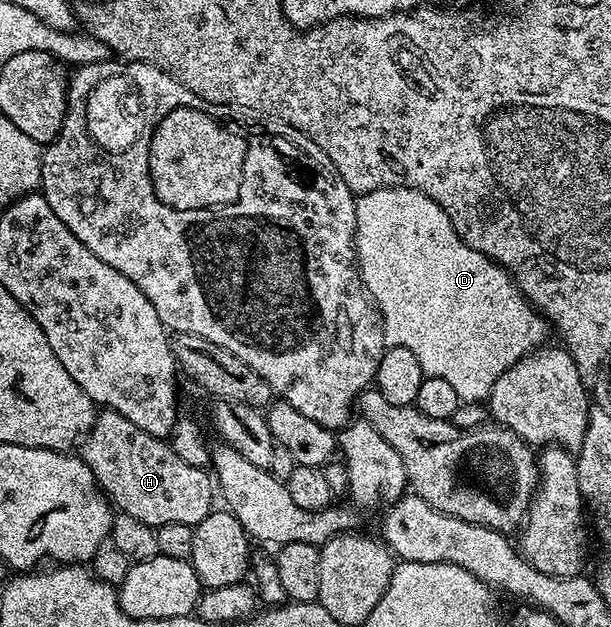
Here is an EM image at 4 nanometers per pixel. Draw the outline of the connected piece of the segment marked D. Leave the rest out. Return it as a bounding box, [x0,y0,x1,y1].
[356,184,550,402]

